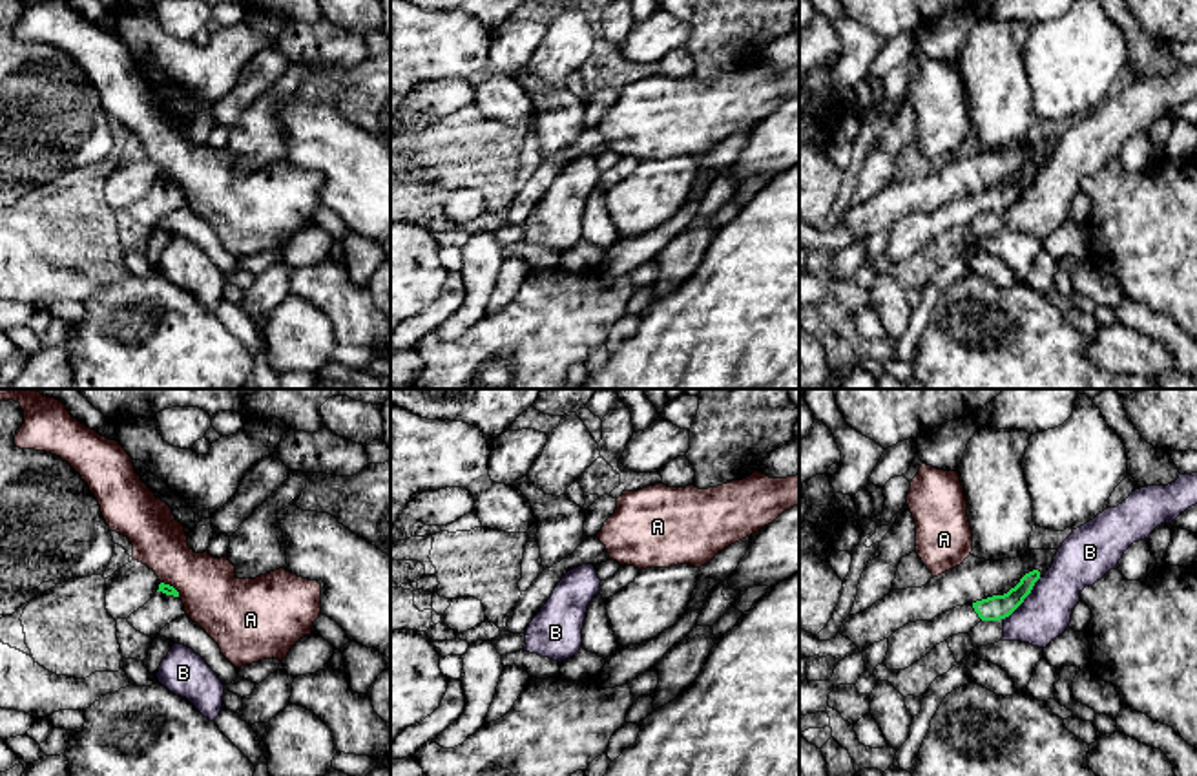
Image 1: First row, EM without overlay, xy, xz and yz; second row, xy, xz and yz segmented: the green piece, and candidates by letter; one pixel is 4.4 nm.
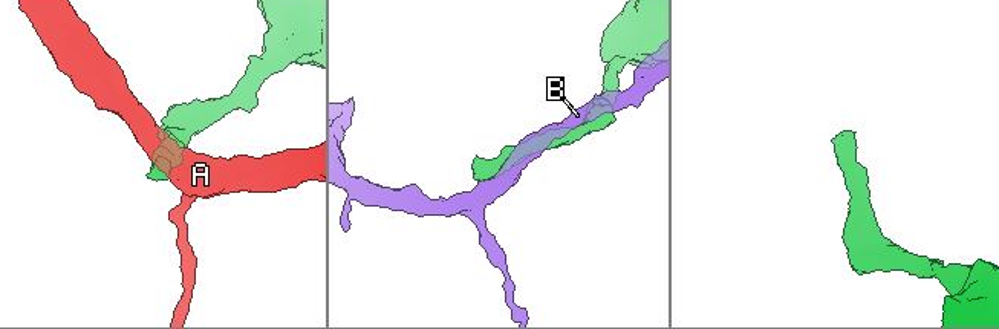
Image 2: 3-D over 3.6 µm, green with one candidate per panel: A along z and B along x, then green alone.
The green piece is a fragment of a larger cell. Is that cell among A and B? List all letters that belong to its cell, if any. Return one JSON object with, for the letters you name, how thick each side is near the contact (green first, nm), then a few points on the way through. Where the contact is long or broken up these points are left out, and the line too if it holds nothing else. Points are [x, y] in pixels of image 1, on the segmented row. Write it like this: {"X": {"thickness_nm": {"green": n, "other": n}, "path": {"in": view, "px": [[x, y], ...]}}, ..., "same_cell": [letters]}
{"same_cell": []}

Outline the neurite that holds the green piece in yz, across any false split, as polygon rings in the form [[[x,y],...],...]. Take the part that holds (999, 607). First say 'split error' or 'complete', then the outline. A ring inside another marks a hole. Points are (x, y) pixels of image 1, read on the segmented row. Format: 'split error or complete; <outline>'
split error; [[[1033,570],[1004,595],[956,606],[932,621],[905,624],[889,637],[889,652],[883,665],[889,670],[905,670],[925,657],[936,645],[952,635],[969,634],[980,621],[1000,621],[1009,617],[1031,593],[1038,579],[1040,572]]]

